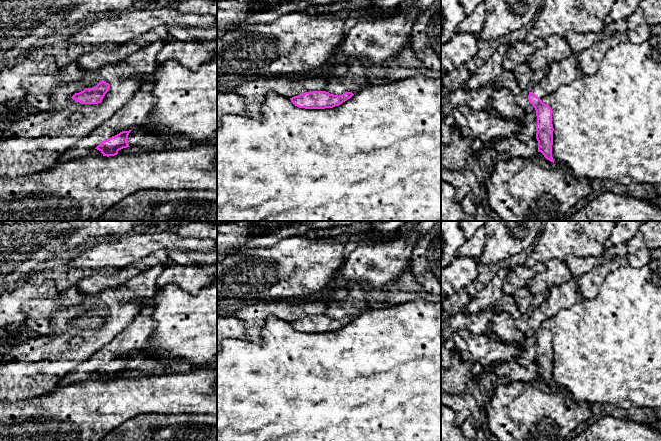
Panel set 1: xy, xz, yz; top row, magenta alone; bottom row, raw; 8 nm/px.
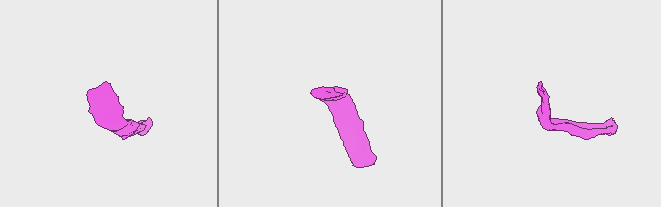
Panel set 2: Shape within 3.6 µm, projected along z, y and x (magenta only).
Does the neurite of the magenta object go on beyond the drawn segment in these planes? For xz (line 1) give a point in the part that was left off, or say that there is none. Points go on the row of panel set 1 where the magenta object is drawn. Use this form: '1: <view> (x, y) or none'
1: none

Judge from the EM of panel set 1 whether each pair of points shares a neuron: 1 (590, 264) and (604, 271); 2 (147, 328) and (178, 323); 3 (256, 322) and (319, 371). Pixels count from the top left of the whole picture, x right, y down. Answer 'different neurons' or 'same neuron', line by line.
1: different neurons
2: different neurons
3: different neurons

